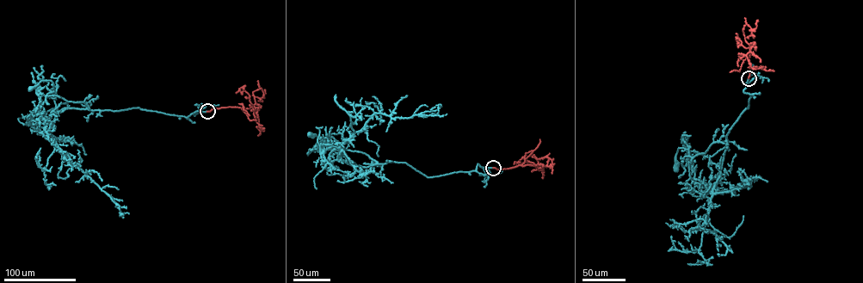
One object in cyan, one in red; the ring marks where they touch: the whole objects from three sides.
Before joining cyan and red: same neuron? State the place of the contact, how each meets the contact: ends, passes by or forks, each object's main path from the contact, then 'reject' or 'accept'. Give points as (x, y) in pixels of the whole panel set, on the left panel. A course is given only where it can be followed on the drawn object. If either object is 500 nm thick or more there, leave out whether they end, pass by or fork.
(207, 111) | cyan ends | red ends | cyan via (207, 111), (196, 111), (188, 117), (138, 107), (65, 107), (54, 114), (52, 83), (42, 80), (31, 88) | red via (207, 111), (221, 107), (249, 108), (254, 107), (255, 119), (262, 130), (258, 136) | accept

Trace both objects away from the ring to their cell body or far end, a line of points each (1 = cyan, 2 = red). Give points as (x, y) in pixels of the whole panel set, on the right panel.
1: (748, 78), (743, 90), (751, 94), (748, 107), (726, 136), (721, 168), (682, 148), (675, 168)
2: (748, 78), (750, 48), (746, 55), (750, 67), (773, 70)

